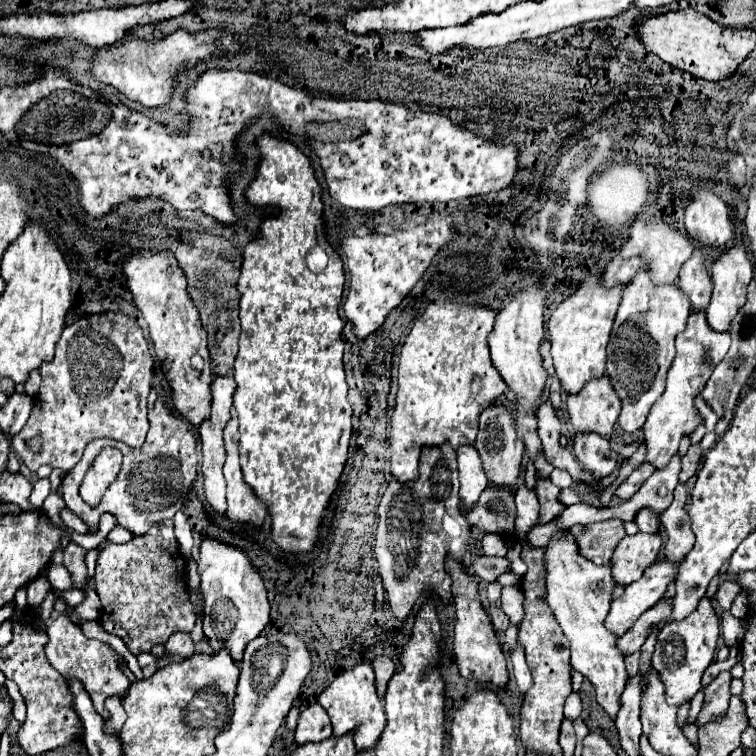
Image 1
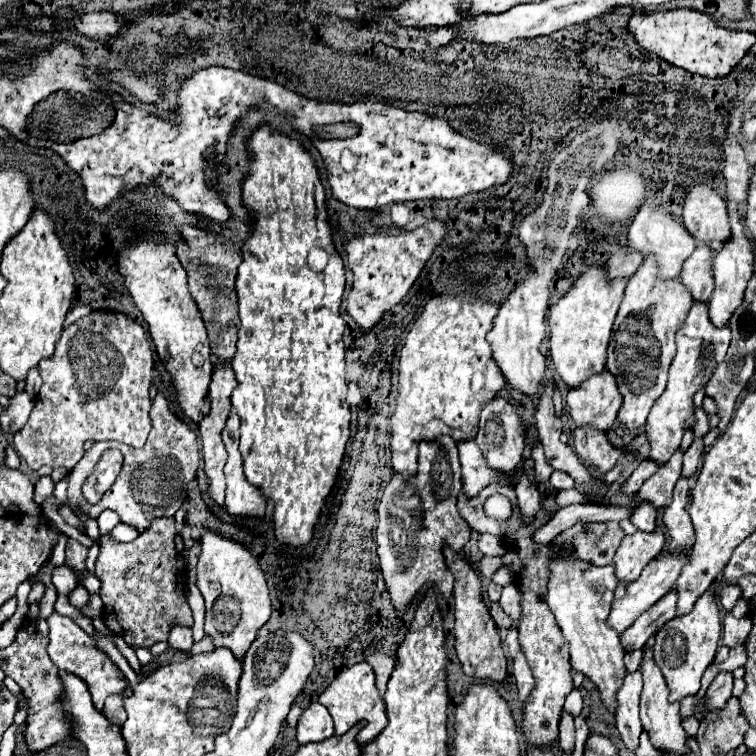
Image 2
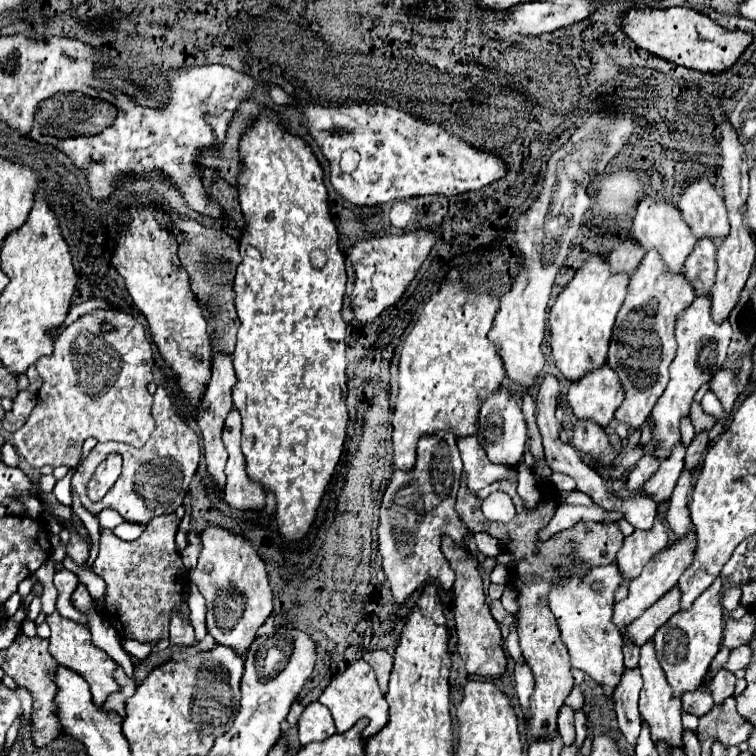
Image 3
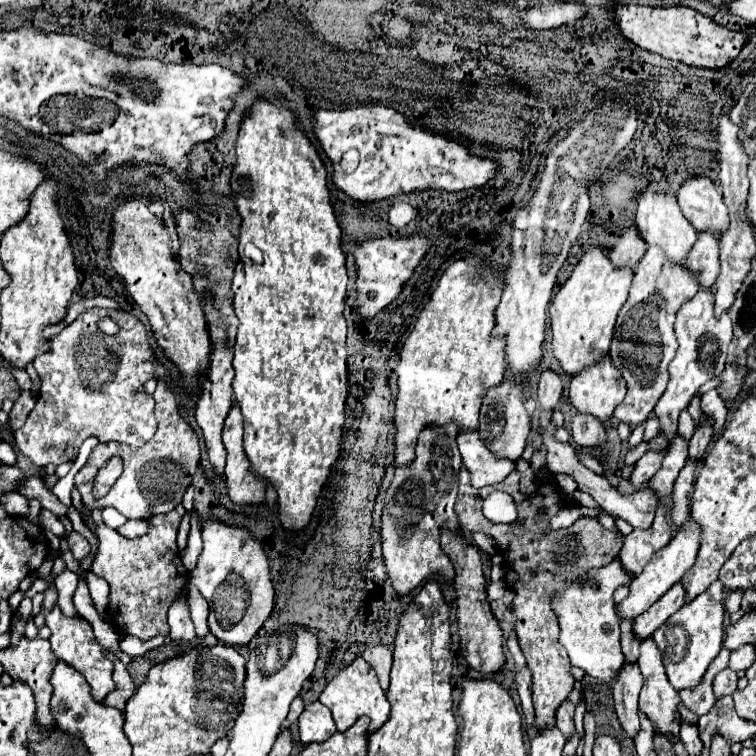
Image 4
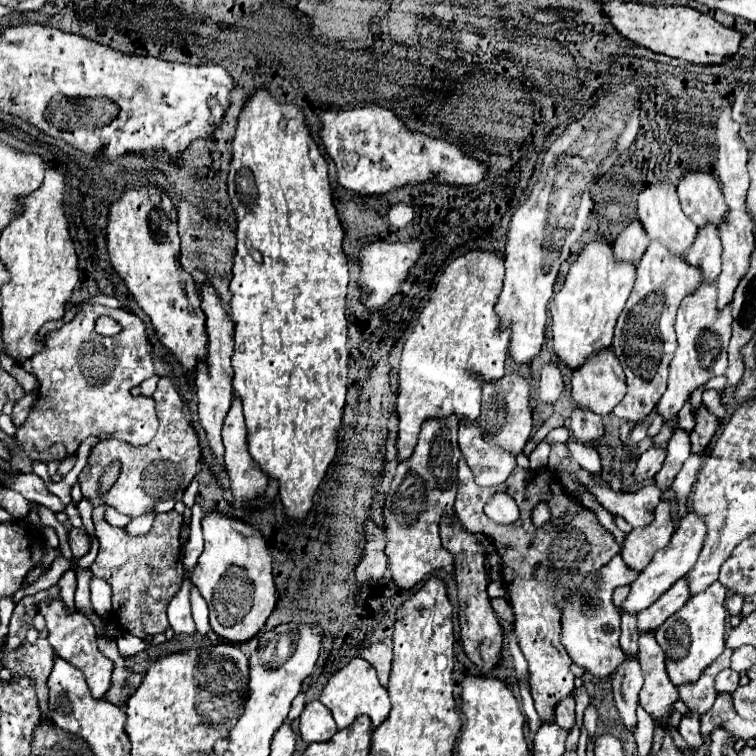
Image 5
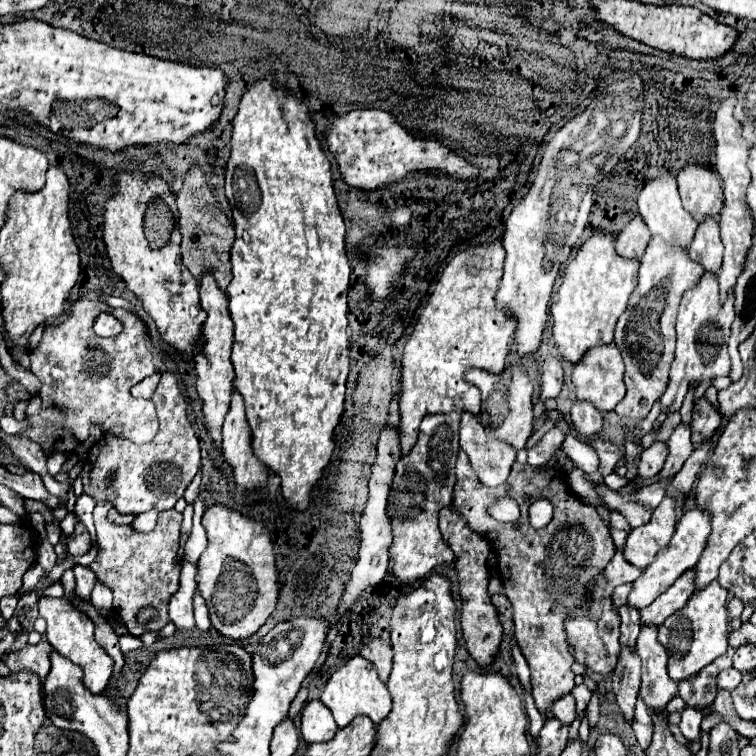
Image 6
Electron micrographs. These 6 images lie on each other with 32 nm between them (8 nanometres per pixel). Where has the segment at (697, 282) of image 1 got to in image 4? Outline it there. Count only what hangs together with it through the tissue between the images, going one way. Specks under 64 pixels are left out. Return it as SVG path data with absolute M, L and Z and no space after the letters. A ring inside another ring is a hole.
M700 232L692 252L686 256L686 266L698 274L700 286L712 286L720 272L720 242L712 232Z

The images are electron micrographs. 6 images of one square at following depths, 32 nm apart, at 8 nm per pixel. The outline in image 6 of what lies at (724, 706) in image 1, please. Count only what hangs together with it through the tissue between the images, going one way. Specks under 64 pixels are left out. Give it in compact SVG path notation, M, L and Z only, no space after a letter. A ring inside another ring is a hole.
M722 670L718 674L718 688L726 688L726 690L734 690L742 680L742 674L738 670Z

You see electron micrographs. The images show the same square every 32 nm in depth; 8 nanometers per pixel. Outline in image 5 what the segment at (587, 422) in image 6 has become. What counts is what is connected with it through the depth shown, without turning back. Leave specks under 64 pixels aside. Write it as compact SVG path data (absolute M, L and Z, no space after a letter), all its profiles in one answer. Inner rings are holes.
M574 408L570 420L572 420L570 432L574 434L576 440L584 444L600 442L604 426L602 426L602 418L596 416L596 412L588 412L586 408Z

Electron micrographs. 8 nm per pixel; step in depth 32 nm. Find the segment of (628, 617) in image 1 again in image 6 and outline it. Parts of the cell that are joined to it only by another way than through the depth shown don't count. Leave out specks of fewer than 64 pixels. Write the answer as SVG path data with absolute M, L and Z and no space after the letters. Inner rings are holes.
M692 506L690 510L686 510L680 516L680 520L676 524L676 532L674 532L670 544L656 554L656 560L632 584L634 588L632 588L630 596L628 596L628 606L634 606L638 610L646 608L664 590L668 590L682 572L686 572L688 568L692 568L696 564L696 560L700 558L700 552L704 552L704 540L708 540L708 520L712 520L712 514L710 512L704 512L704 508L696 508L696 506Z

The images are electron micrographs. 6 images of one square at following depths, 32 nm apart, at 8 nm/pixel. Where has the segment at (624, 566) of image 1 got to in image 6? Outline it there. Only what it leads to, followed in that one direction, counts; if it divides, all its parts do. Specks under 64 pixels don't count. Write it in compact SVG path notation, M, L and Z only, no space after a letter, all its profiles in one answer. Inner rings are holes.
M666 496L652 512L650 522L632 528L632 532L628 534L624 546L626 560L640 568L652 564L654 556L668 546L674 534L676 520L678 520L678 502L674 496Z

